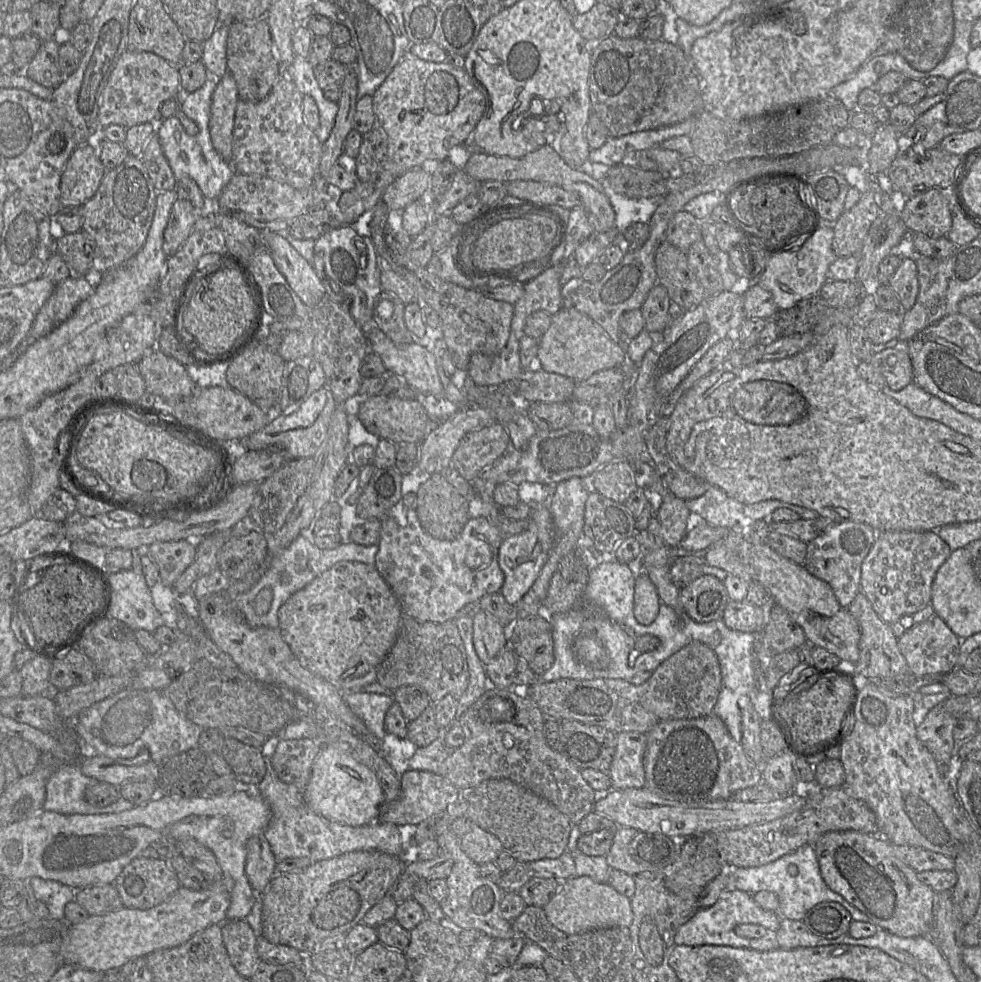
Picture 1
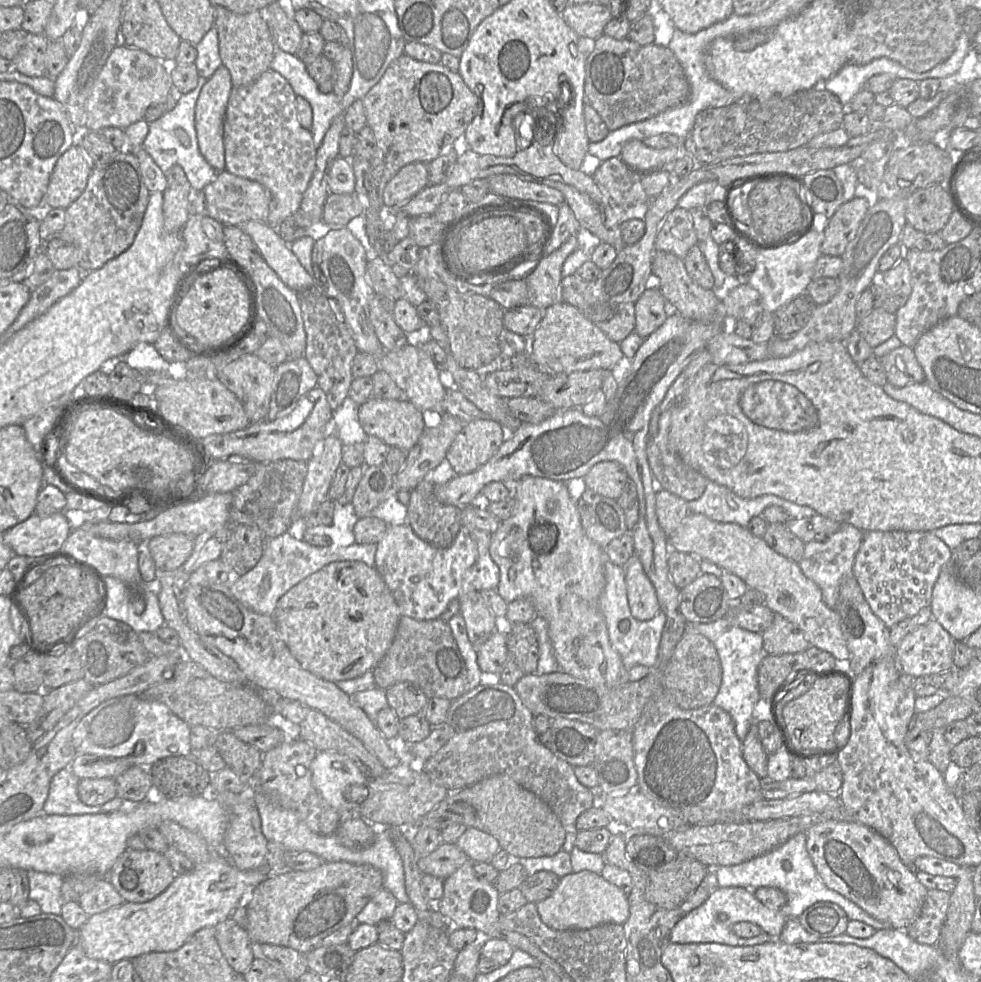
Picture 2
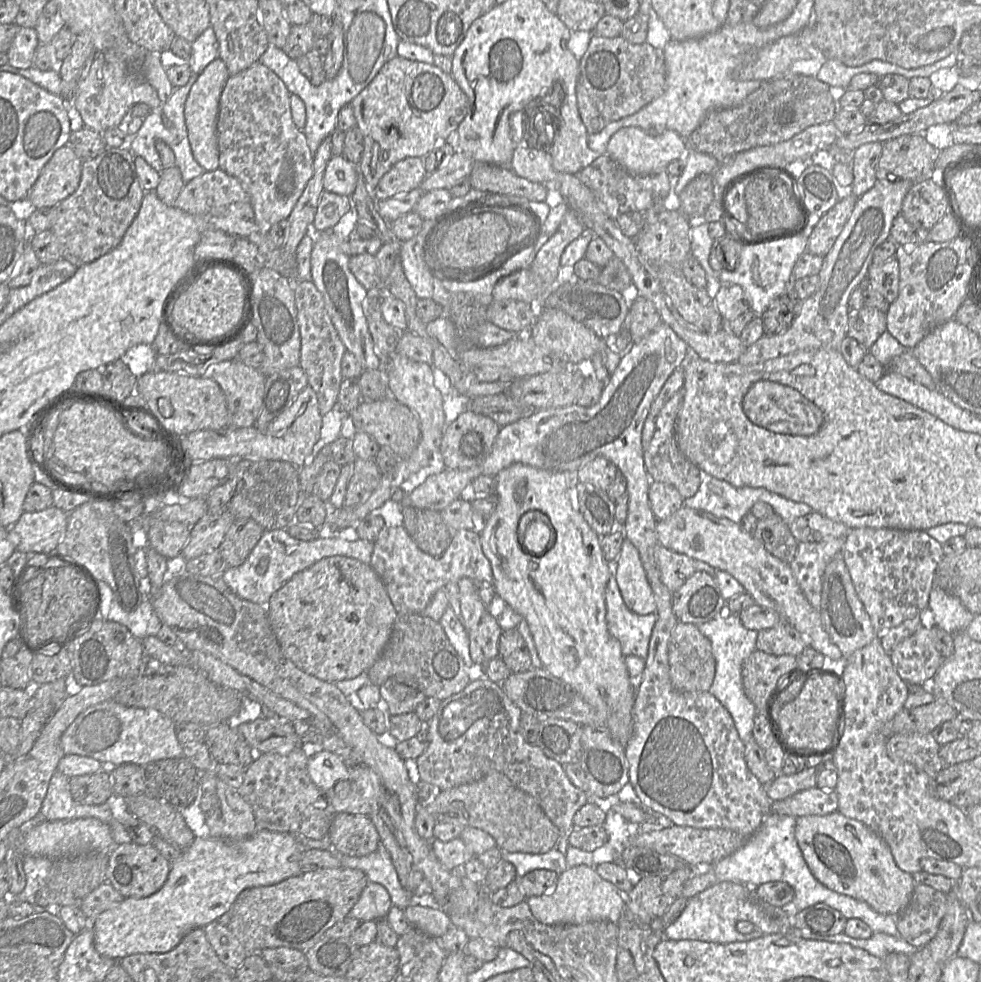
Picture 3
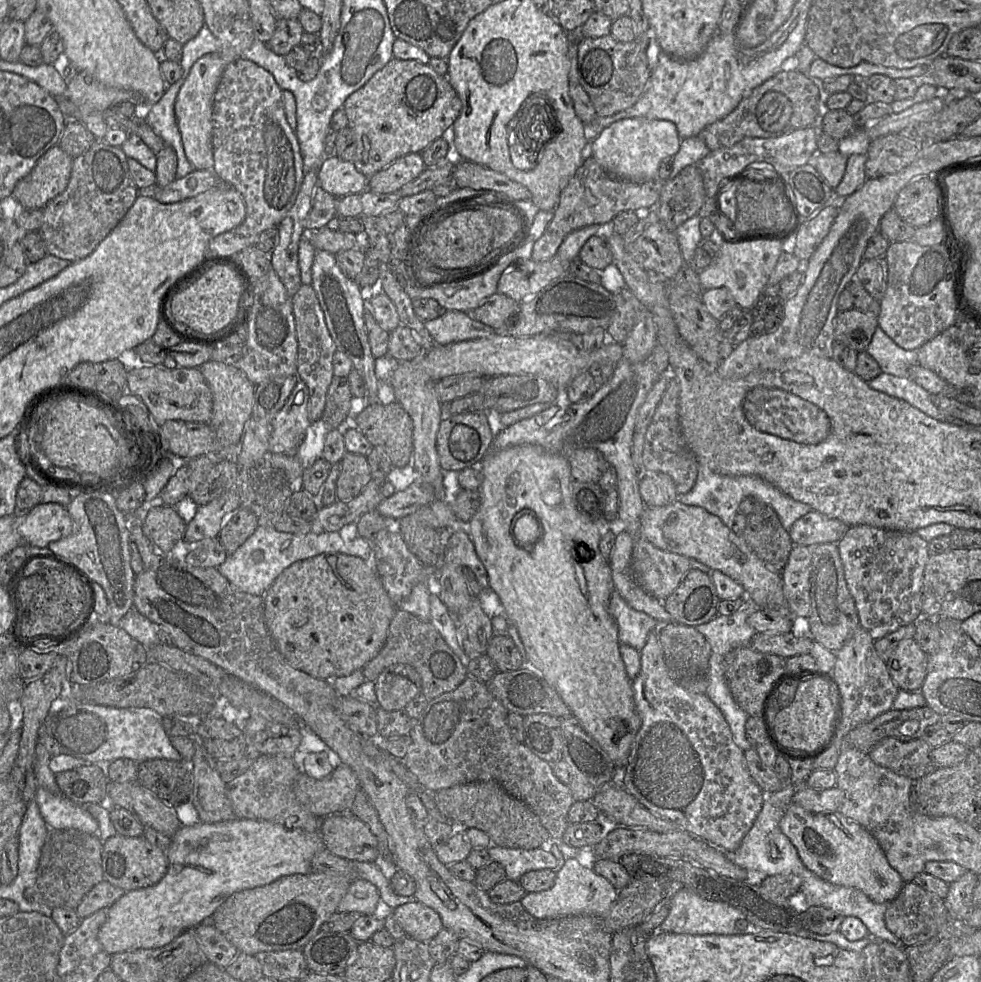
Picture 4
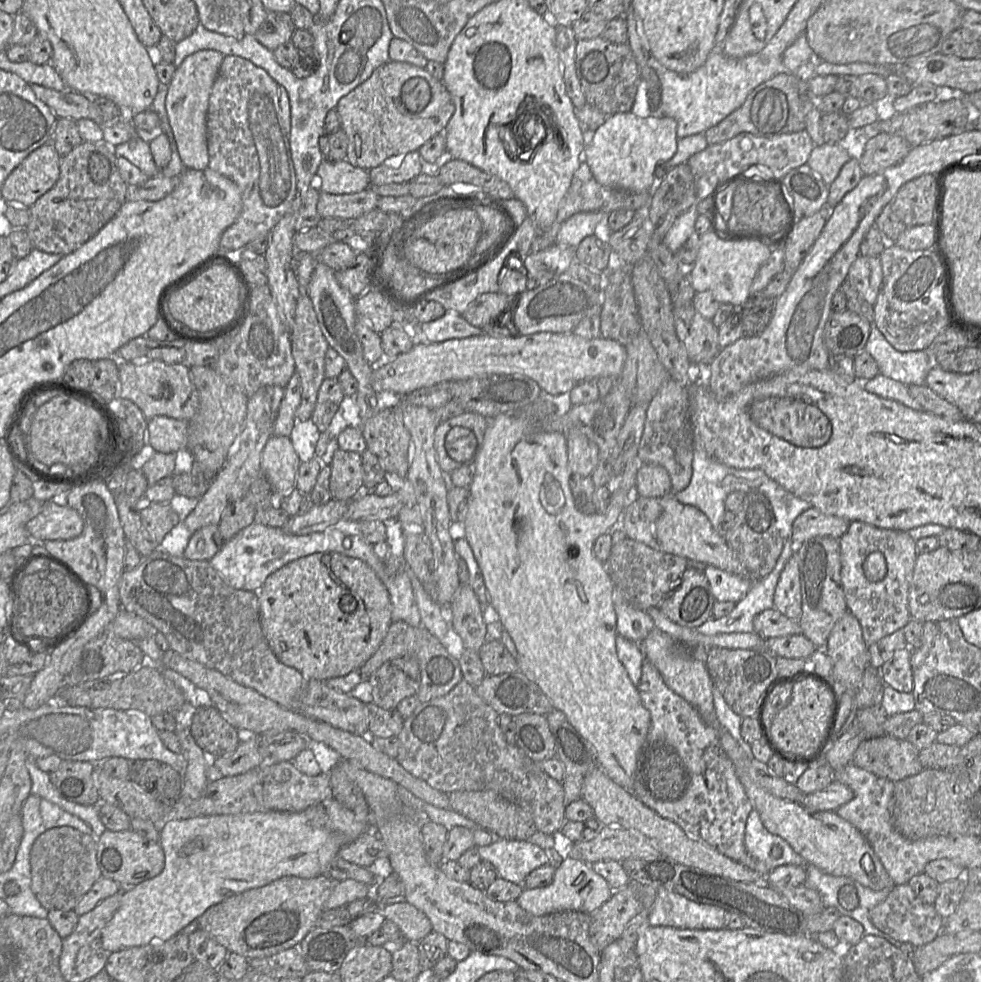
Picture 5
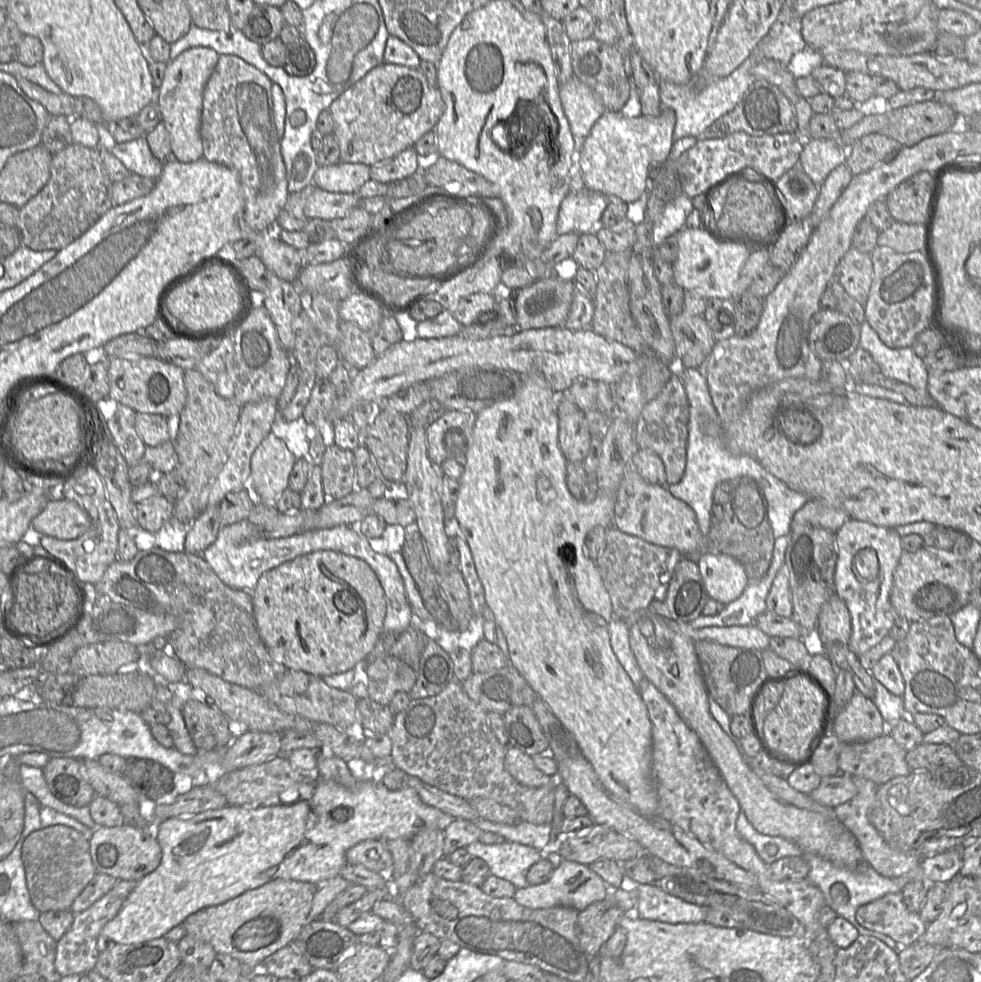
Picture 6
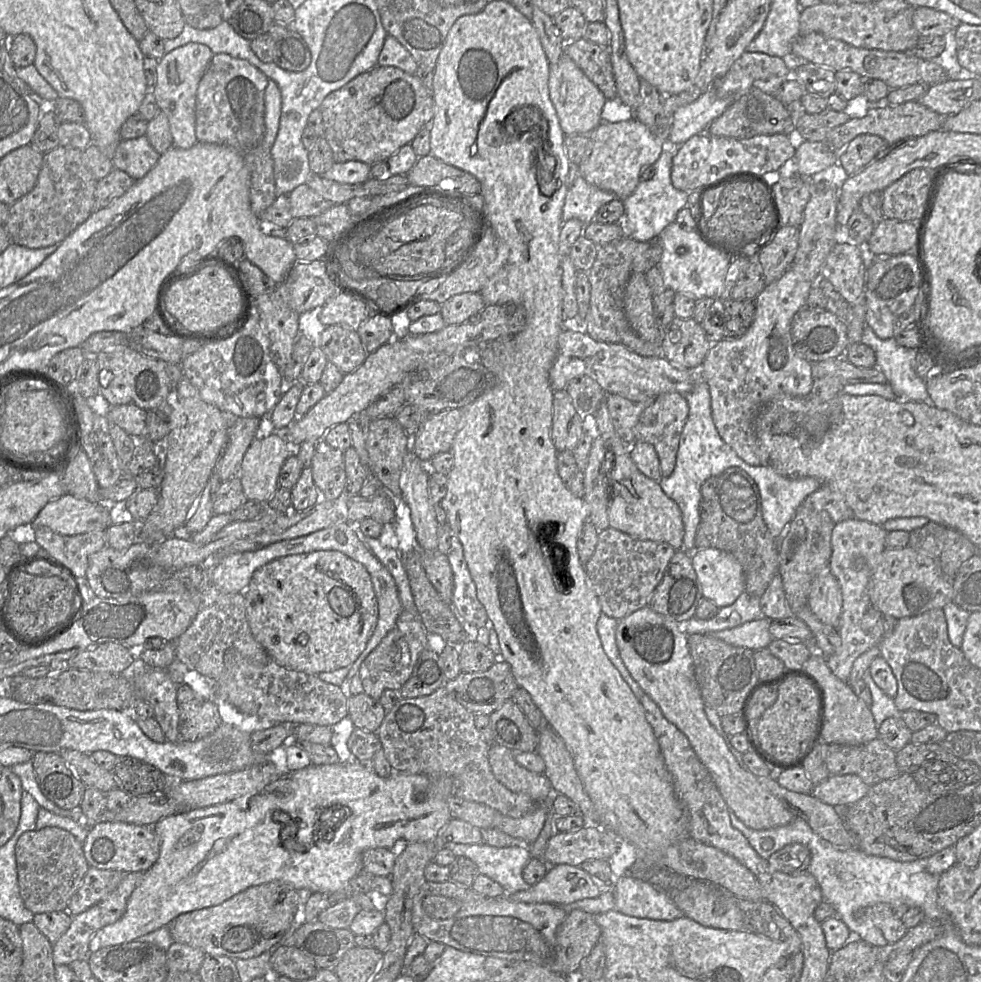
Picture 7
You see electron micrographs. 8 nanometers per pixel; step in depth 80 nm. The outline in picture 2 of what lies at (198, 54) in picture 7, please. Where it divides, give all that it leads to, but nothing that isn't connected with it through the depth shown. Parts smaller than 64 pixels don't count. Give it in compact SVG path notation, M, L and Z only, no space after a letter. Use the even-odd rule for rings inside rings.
M222 64L203 85L195 106L195 129L200 153L218 172L226 170L223 132L226 108L232 88L230 72Z

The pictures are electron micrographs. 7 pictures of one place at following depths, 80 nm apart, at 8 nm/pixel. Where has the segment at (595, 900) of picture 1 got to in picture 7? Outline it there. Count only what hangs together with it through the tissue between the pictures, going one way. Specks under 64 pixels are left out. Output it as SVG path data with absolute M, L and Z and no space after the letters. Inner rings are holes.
M559 864L537 884L508 896L515 902L565 905L600 894L599 885L581 867Z

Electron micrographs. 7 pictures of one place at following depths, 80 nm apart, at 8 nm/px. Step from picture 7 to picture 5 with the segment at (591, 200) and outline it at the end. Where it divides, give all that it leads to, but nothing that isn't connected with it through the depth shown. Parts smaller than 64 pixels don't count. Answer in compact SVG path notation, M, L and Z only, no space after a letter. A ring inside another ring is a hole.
M579 212L563 222L556 237L556 243L577 248L587 236L594 235L599 224L601 229L609 230L607 212Z

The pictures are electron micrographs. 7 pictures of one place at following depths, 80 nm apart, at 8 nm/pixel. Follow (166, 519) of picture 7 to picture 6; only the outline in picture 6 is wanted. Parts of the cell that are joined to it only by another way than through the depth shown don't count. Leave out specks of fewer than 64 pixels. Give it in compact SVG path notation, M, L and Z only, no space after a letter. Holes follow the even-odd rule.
M197 370L184 373L186 403L179 414L180 423L173 446L179 465L185 470L185 492L174 502L173 517L192 523L206 507L210 488L229 455L229 442L234 434L242 406L221 397L213 385Z

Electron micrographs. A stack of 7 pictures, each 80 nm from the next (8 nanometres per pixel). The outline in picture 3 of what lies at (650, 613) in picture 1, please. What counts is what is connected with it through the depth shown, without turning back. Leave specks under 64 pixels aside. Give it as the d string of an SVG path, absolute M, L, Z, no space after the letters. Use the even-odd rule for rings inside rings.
M626 537L612 569L626 606L638 615L656 613L656 600L638 550Z

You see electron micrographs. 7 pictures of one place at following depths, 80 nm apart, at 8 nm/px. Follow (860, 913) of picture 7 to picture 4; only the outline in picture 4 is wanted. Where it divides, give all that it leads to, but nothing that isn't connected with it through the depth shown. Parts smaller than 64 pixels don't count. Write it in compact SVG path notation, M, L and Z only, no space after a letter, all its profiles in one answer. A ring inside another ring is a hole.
M914 882L905 883L898 896L888 903L885 925L906 947L925 943L935 936L949 920L944 899L924 890Z

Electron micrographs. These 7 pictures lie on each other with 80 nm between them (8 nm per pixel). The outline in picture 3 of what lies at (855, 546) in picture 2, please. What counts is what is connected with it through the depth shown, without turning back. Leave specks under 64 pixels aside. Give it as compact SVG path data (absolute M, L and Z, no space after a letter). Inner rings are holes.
M846 537L825 539L819 543L799 542L793 561L789 564L792 573L806 599L819 611L821 606L822 576L826 566L838 554L841 553Z

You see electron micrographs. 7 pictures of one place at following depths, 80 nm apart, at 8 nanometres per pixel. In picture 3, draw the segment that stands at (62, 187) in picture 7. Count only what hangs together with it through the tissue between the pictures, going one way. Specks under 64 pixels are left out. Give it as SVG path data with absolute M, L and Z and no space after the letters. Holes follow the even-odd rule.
M124 146L107 147L97 157L83 160L77 190L55 206L57 219L49 231L58 240L61 257L77 268L116 248L137 216L145 191L140 185L134 157Z

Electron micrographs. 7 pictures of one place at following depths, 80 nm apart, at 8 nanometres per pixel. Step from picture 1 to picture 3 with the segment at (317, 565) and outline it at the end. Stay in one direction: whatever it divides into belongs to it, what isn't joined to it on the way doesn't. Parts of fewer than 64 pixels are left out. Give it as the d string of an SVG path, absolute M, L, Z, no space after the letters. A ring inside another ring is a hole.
M286 529L264 530L244 563L238 567L229 567L222 578L241 599L266 607L273 593L296 573L319 560L340 555L370 564L373 548L374 542L363 539L347 541L338 537L318 537L312 541L303 541L292 537Z

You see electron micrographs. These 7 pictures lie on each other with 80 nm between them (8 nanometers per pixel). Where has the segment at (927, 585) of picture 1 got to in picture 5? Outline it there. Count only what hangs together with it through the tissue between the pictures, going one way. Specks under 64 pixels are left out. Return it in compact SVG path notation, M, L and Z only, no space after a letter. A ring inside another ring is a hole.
M851 521L848 530L839 538L841 582L848 611L859 621L862 628L864 642L869 646L883 637L902 629L910 620L908 607L909 588L917 558L916 541L902 530L878 528L861 521ZM875 551L883 554L886 562L886 573L879 581L867 580L863 571L866 557Z

